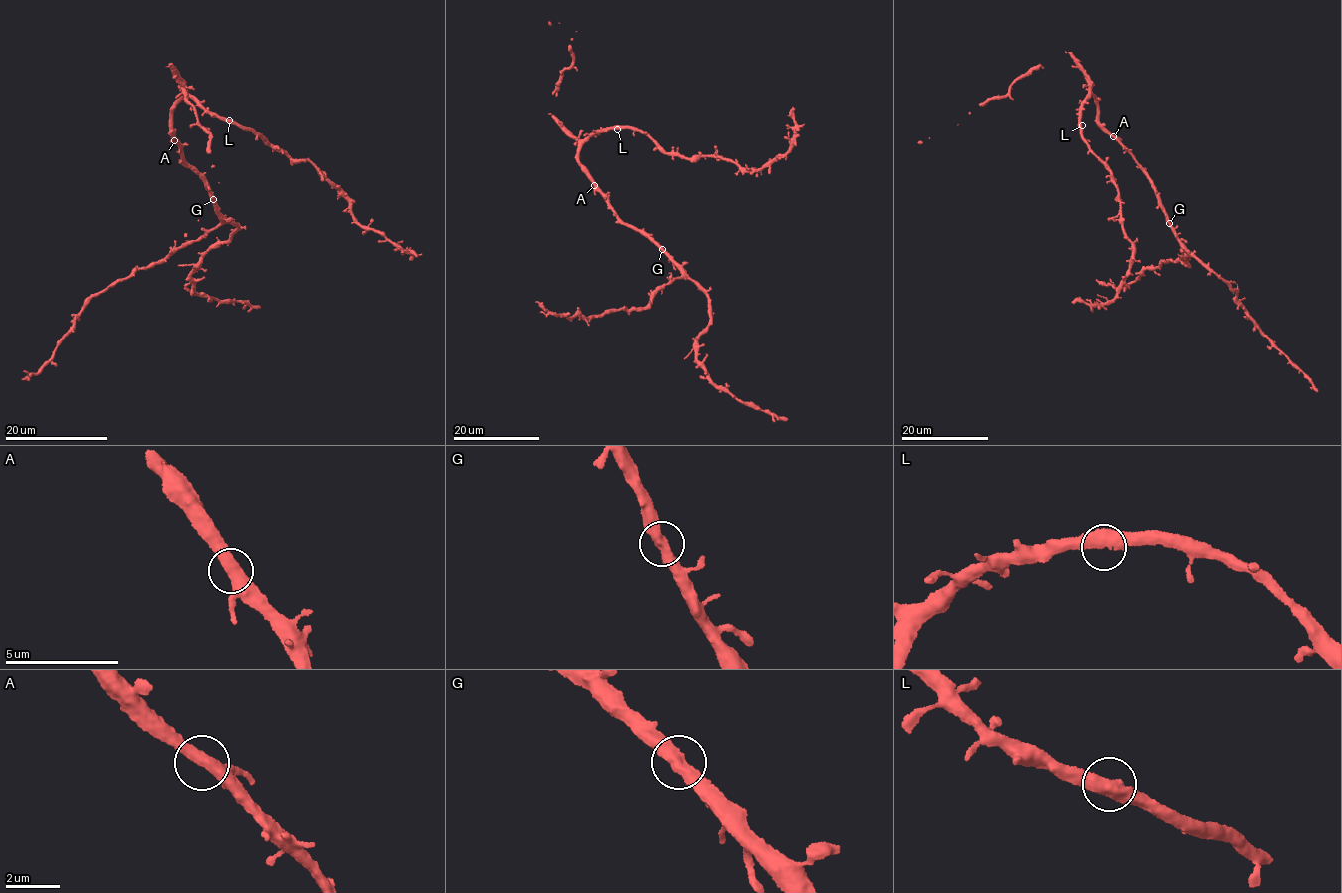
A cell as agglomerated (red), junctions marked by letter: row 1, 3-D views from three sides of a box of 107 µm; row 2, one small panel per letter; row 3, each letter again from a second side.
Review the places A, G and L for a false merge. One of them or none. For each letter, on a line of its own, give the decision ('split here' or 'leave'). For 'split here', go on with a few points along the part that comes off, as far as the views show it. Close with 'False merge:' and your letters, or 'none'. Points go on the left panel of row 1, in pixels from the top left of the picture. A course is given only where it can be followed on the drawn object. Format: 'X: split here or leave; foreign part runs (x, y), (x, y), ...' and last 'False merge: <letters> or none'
A: leave
G: leave
L: leave
False merge: none

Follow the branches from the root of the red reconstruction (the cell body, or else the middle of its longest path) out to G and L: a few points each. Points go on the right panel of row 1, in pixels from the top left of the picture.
G: (1122, 144), (1149, 180), (1169, 223)
L: (1122, 144), (1100, 122), (1098, 99), (1090, 94), (1082, 108), (1082, 125)

